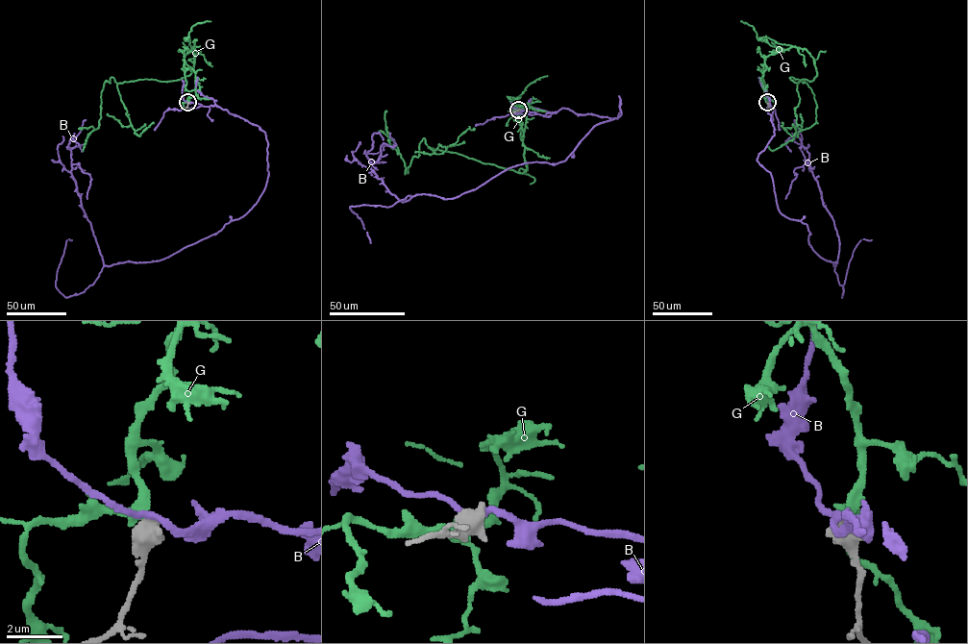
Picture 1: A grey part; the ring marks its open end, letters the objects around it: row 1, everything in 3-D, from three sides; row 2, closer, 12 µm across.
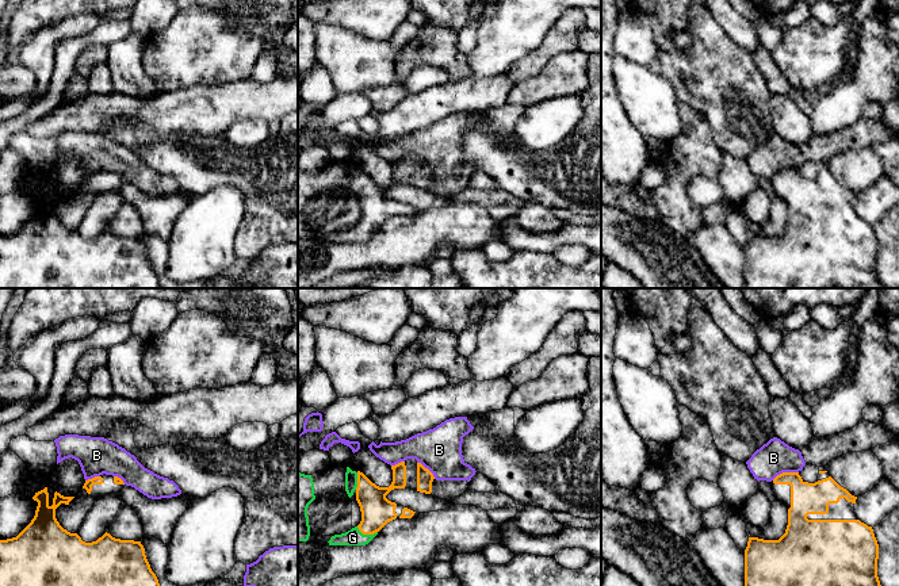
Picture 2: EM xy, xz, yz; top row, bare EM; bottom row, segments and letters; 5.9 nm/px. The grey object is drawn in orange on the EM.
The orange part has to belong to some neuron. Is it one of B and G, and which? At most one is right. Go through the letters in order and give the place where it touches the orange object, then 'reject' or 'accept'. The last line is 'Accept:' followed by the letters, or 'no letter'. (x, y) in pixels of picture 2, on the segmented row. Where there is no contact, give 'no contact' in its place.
B: yz (784, 472) | reject
G: xz (367, 533) | accept
Accept: G

